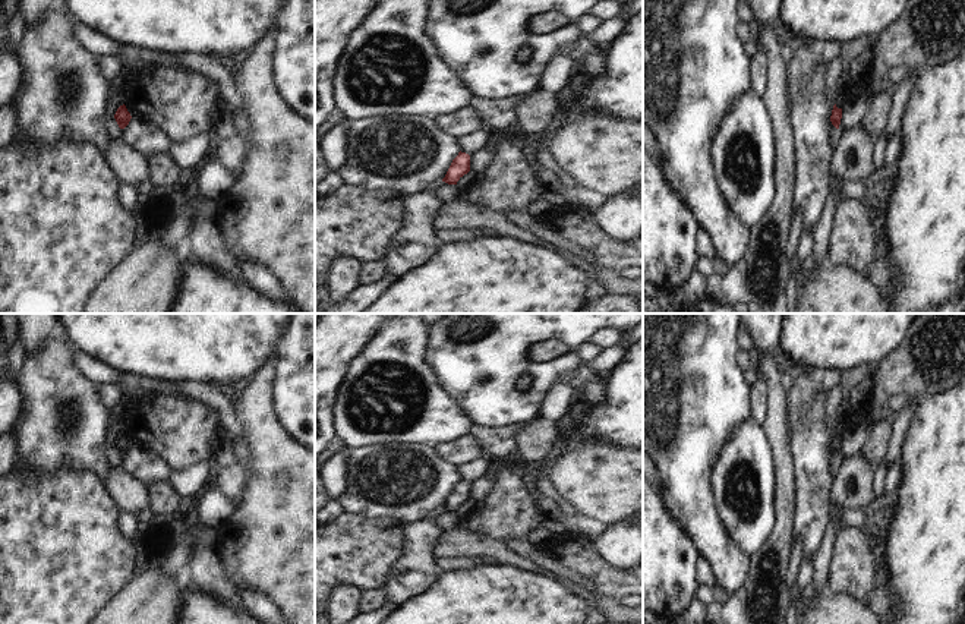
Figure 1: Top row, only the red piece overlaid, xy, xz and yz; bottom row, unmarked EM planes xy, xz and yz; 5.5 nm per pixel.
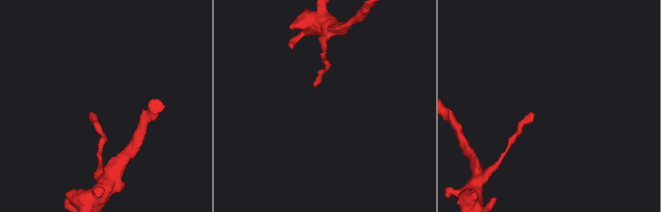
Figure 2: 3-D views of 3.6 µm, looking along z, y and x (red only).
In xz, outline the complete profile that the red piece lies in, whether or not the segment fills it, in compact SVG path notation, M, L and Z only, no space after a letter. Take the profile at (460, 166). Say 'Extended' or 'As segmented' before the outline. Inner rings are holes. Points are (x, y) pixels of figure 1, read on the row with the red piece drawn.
As segmented. M460 151L458 155L452 160L442 182L448 185L457 185L457 182L469 171L470 171L470 155Z

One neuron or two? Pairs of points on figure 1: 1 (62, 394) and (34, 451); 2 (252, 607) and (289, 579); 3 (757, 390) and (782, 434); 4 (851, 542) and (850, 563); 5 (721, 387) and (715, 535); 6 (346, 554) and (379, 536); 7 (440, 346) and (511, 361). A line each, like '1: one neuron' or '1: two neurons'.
1: one neuron
2: two neurons
3: two neurons
4: one neuron
5: one neuron
6: one neuron
7: one neuron

